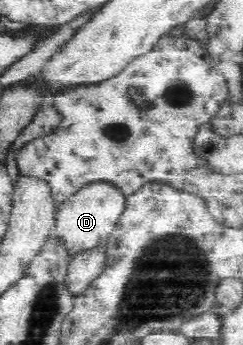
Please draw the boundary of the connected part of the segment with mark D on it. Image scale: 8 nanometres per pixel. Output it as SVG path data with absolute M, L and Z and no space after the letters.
M91 185L84 187L80 193L69 198L60 210L56 211L52 235L54 241L61 246L66 257L80 257L81 254L99 250L108 242L108 237L117 225L120 215L125 209L125 201L117 190L109 185Z

